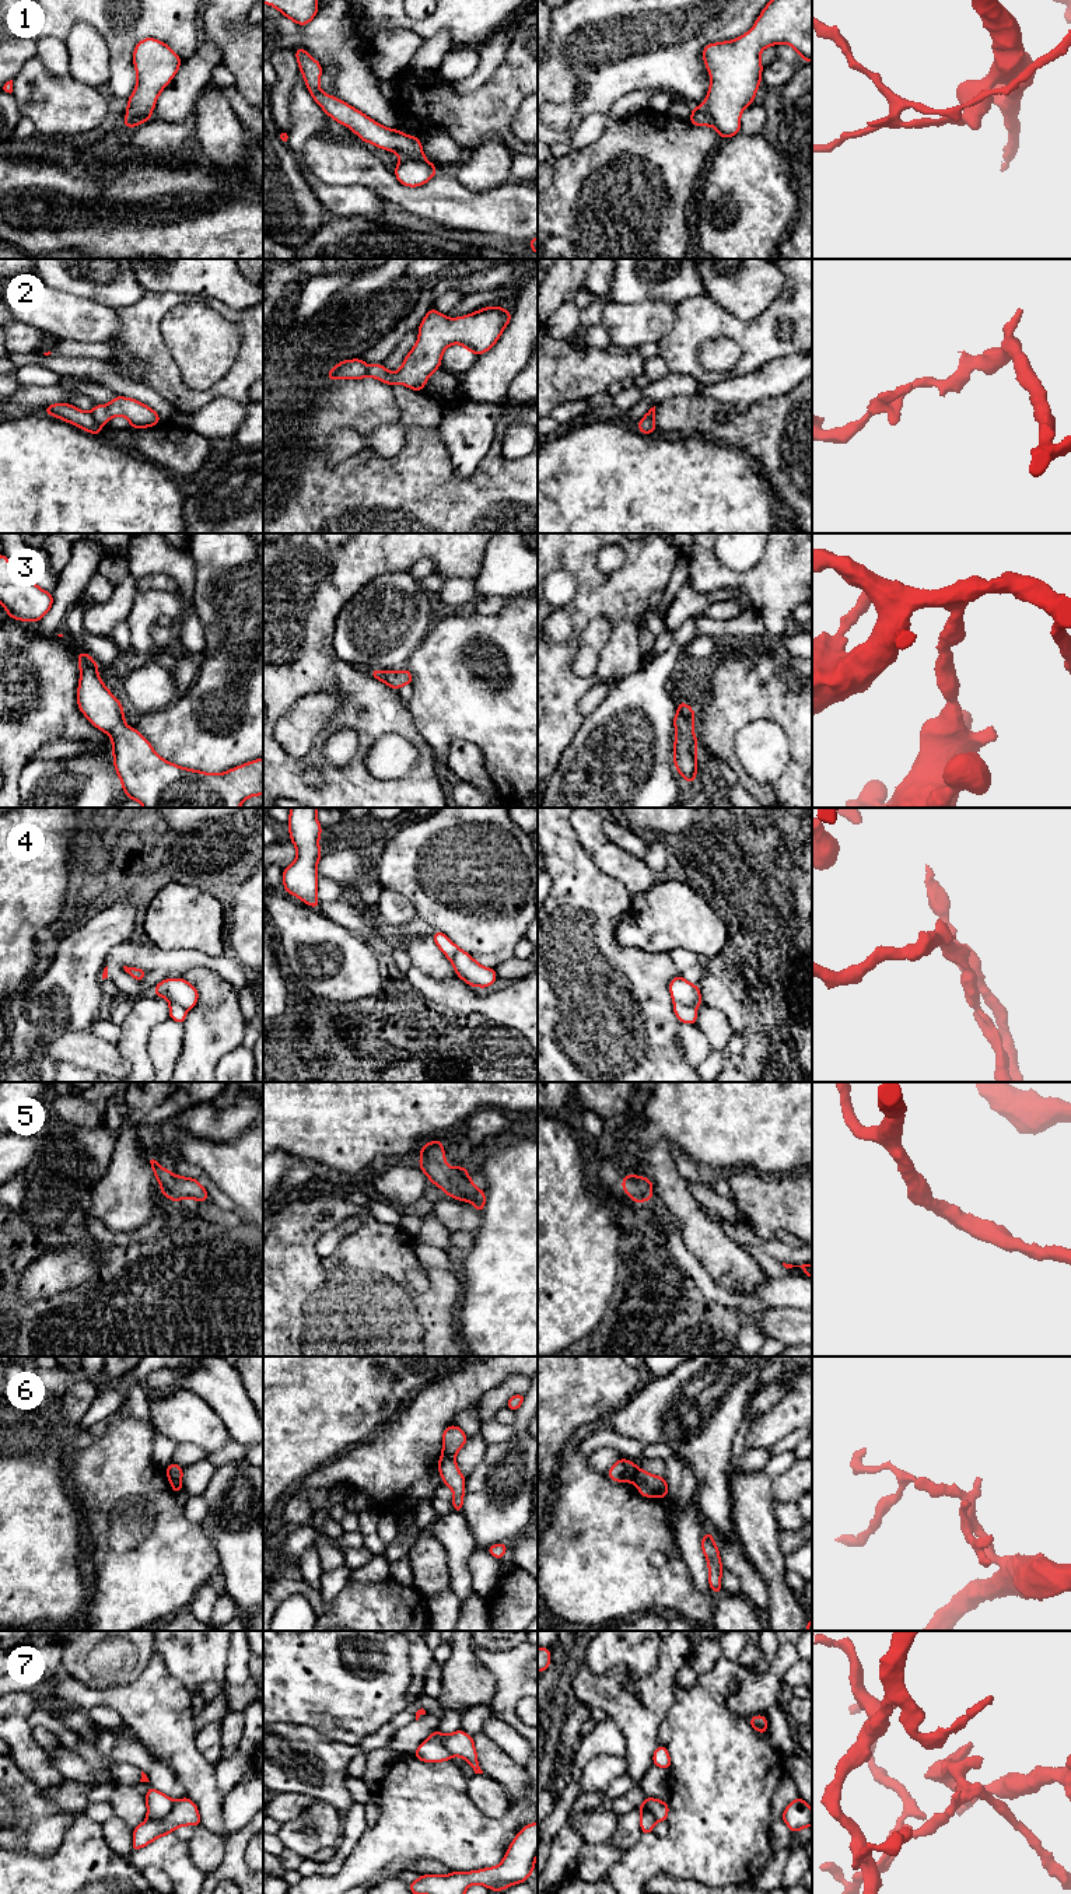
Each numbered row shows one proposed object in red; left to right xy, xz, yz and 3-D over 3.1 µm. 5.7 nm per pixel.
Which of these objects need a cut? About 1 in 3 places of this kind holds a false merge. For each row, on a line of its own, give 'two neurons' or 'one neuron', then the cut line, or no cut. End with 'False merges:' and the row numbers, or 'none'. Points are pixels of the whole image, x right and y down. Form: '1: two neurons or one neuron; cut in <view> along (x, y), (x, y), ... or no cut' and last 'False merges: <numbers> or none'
1: two neurons; cut in xz along (401, 156), (423, 158)
2: two neurons; cut in xy along (90, 413), (101, 424)
3: one neuron; no cut
4: two neurons; cut in yz along (674, 1000), (695, 1009)
5: one neuron; no cut
6: two neurons; cut in yz along (639, 1469), (633, 1481)
7: two neurons; cut in xy along (175, 1802), (172, 1809), (161, 1819), (147, 1820)
False merges: 1, 2, 4, 6, 7

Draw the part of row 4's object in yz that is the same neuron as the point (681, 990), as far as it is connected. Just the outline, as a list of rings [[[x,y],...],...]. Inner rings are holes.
[[[678,976],[669,981],[669,992],[672,999],[675,1002],[680,1002],[682,1005],[696,1009],[703,1004],[699,985],[689,983],[682,976]]]

